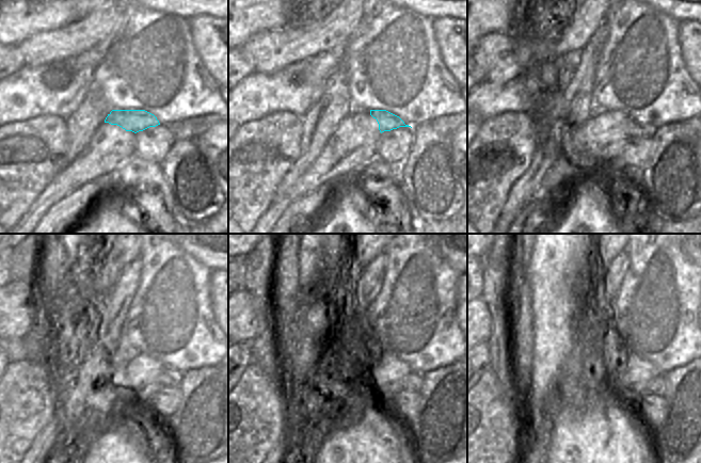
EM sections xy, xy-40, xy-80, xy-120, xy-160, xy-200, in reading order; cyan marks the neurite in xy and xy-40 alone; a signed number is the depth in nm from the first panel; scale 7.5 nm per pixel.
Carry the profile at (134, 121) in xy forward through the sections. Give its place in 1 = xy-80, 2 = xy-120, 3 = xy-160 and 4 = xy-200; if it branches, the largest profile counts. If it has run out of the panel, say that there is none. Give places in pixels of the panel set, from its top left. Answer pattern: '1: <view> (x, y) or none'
1: xy-80 (634, 129)
2: xy-120 (169, 378)
3: xy-160 (412, 382)
4: xy-200 (656, 386)

